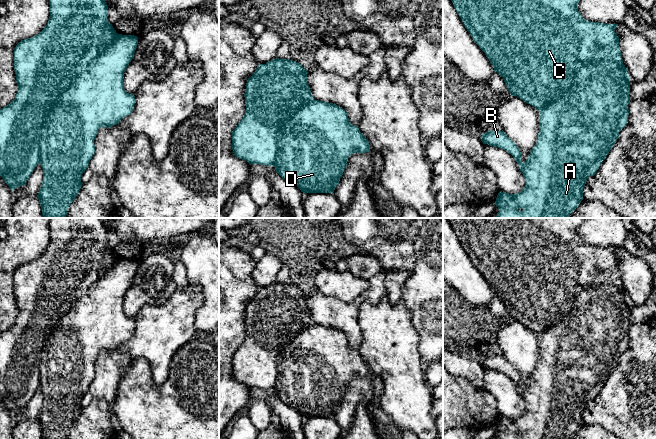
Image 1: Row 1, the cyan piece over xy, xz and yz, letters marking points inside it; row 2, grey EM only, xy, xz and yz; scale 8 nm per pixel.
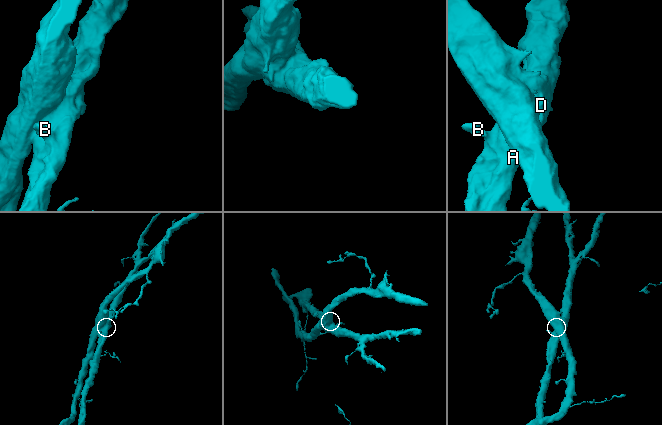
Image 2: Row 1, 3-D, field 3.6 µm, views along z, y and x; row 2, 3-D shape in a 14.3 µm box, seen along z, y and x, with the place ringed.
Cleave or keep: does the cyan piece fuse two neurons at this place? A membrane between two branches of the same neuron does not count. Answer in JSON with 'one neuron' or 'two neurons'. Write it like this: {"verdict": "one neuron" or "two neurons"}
{"verdict": "two neurons"}

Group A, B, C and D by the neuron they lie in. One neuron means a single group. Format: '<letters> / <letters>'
A B D / C

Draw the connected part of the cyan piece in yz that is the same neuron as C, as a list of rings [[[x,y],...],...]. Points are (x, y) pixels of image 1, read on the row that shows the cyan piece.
[[[451,0],[474,42],[503,79],[511,94],[534,106],[538,111],[564,97],[571,82],[595,53],[604,48],[609,32],[618,24],[585,20],[578,11],[580,0]]]

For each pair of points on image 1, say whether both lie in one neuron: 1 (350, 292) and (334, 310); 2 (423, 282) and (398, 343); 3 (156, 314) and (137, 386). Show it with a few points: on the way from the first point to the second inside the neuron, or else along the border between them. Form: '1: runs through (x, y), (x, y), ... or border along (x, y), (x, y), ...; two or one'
1: border along (320, 292), (345, 302), (355, 302), (364, 292); two
2: border along (401, 299), (409, 312), (414, 329), (420, 336); two
3: border along (132, 358), (144, 358), (147, 361), (153, 380); two

